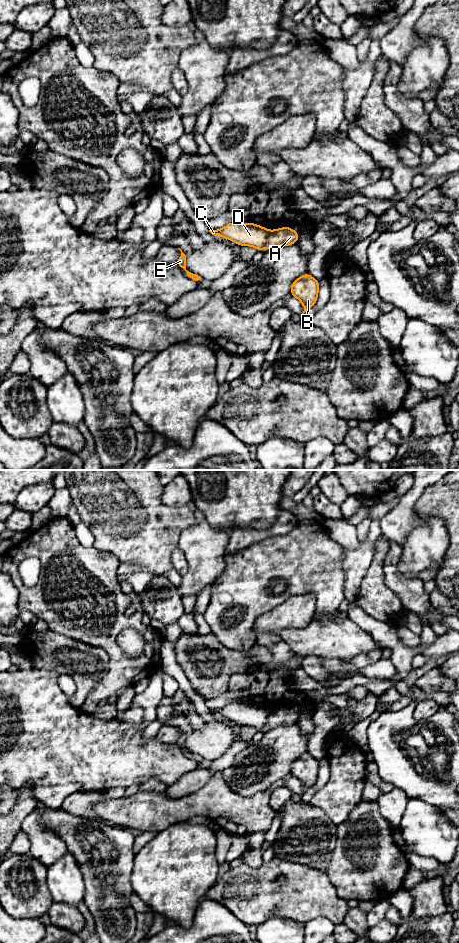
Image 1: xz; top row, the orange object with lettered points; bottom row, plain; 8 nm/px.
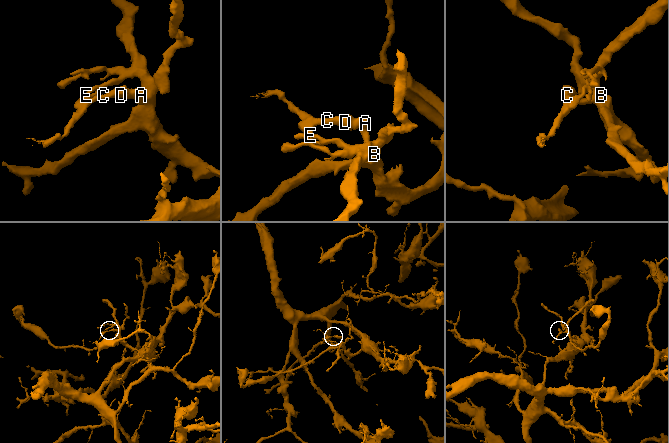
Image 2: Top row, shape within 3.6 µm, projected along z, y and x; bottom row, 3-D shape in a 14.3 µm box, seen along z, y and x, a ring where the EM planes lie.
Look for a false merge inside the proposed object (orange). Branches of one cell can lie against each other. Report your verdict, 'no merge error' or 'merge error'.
merge error

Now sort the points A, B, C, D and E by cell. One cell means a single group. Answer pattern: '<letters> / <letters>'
A B E / C D

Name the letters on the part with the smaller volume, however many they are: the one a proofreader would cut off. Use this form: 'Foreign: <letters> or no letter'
Foreign: C, D

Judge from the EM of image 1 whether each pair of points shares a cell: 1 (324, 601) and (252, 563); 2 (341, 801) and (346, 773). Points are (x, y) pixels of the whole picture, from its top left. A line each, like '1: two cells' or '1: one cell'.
1: one cell
2: one cell

